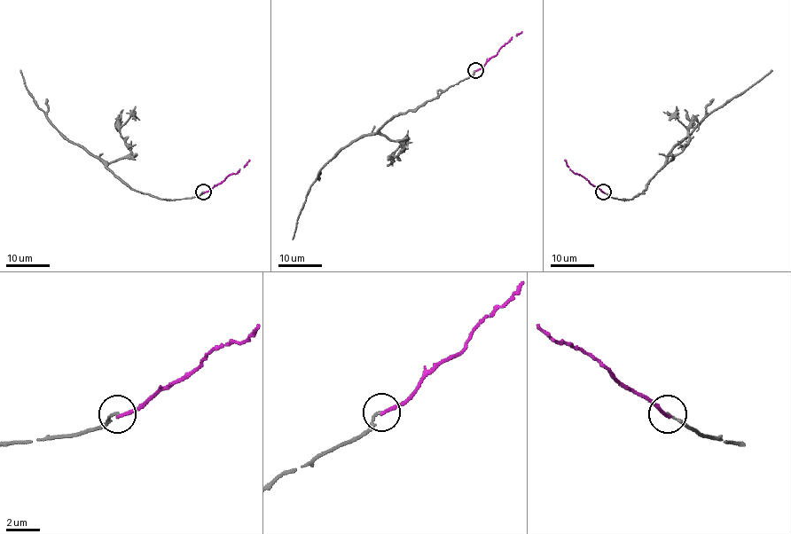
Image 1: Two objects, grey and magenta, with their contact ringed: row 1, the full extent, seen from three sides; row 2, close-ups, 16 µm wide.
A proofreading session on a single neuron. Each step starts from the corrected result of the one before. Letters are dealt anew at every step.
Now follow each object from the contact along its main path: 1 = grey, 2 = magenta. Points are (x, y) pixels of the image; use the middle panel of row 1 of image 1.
1: (476, 70), (413, 109), (394, 114), (373, 134), (364, 134), (343, 147), (321, 169), (311, 186), (293, 239)
2: (476, 70), (521, 32)

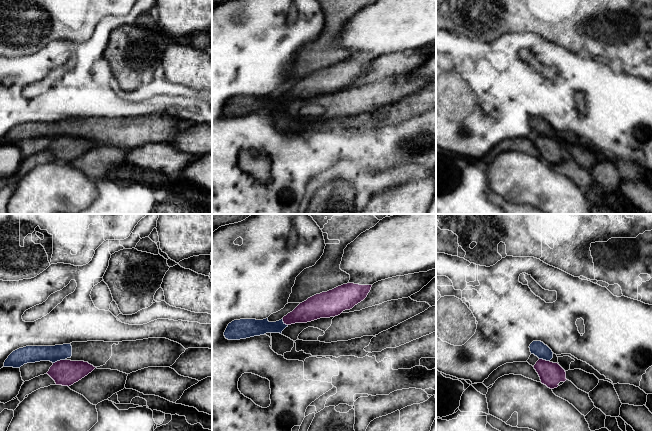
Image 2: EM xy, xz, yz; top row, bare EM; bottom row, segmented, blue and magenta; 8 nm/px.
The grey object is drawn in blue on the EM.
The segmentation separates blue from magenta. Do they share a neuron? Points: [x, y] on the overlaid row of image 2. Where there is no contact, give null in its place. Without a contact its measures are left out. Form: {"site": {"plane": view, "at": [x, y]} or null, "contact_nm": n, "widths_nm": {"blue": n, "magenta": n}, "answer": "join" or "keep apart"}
{"site": {"plane": "xy", "at": [58, 360]}, "contact_nm": 100, "widths_nm": {"blue": 140, "magenta": 200}, "answer": "keep apart"}

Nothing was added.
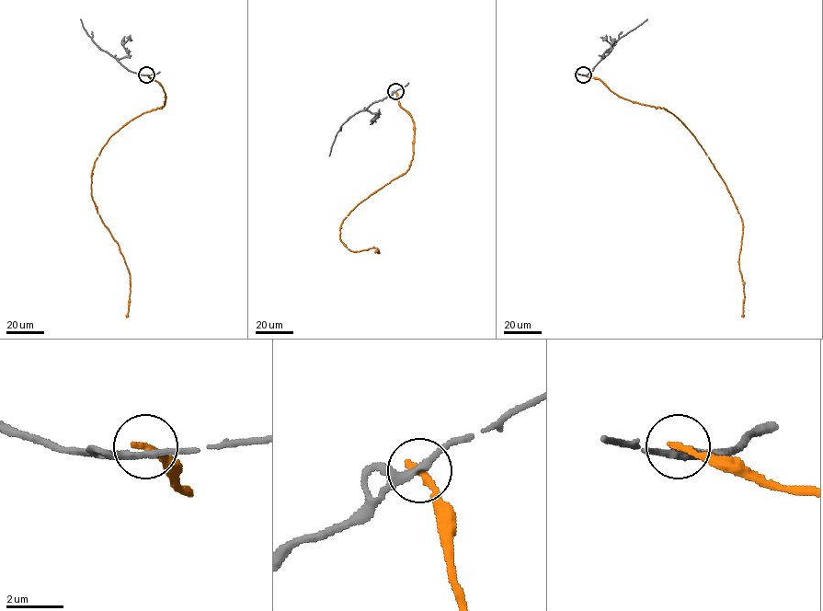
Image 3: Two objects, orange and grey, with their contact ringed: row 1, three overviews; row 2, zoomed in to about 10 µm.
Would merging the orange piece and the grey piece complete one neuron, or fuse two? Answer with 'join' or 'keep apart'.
keep apart

